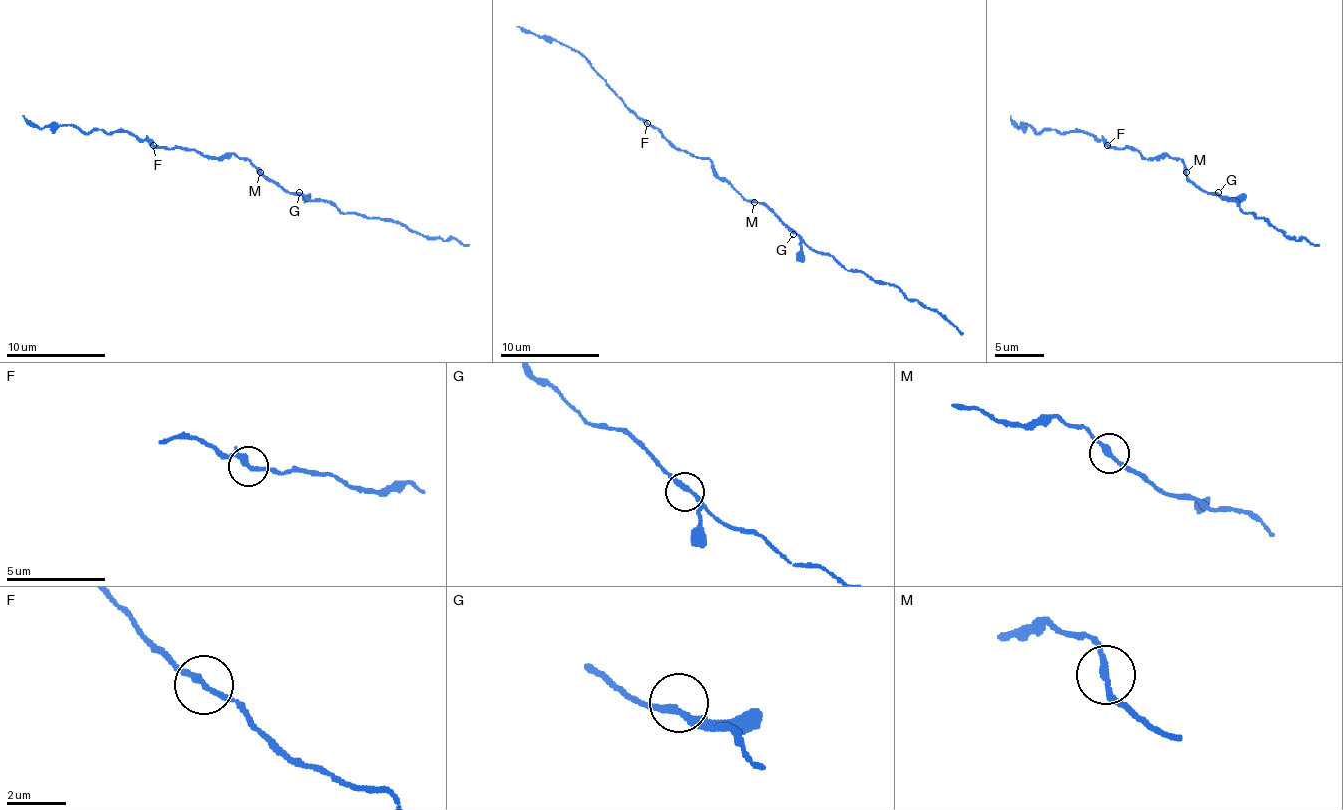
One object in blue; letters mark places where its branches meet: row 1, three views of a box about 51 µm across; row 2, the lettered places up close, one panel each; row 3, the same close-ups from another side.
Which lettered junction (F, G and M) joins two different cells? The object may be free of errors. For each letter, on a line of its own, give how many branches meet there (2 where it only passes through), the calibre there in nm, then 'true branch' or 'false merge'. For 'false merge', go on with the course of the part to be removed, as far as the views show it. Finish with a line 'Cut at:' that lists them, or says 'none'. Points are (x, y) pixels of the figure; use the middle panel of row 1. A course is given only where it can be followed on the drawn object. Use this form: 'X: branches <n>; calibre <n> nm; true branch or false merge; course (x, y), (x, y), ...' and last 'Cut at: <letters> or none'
F: branches 2; calibre 240 nm; true branch
G: branches 2; calibre 240 nm; true branch
M: branches 2; calibre 220 nm; true branch
Cut at: none

